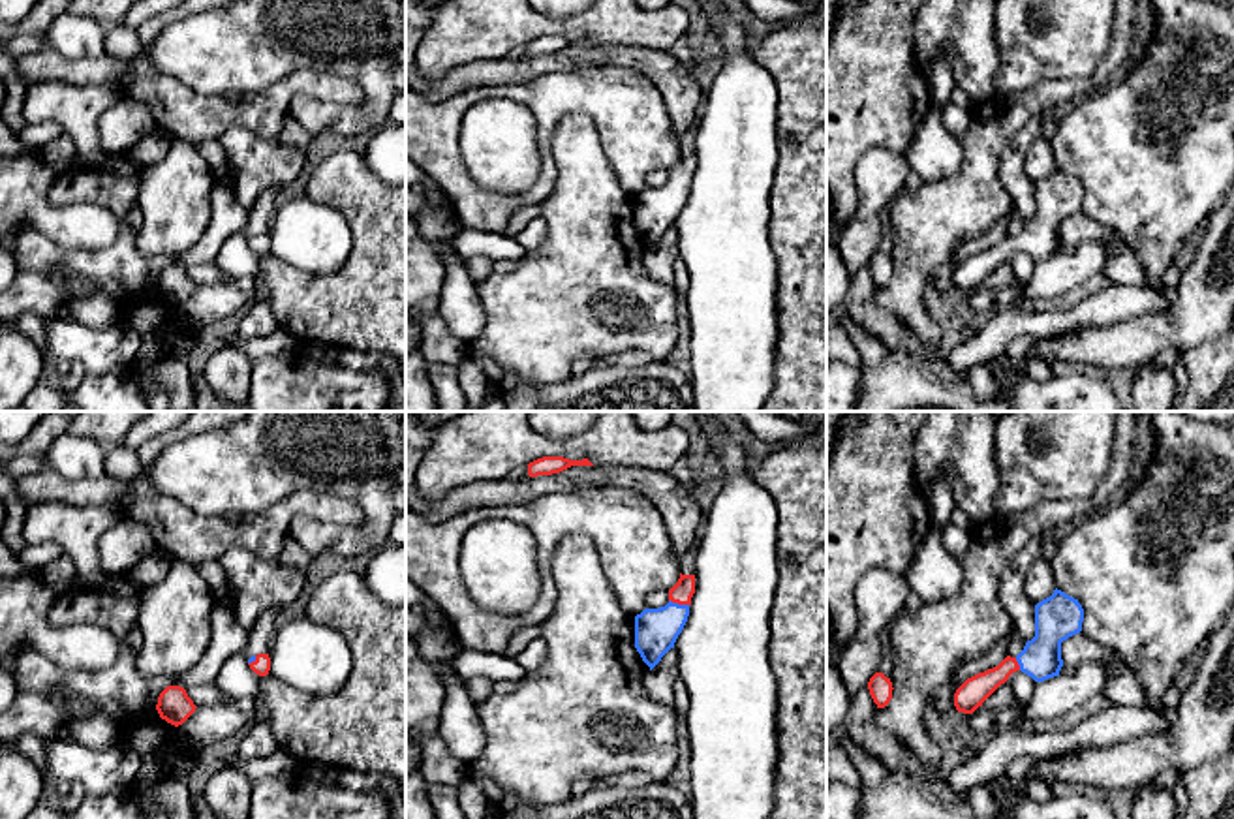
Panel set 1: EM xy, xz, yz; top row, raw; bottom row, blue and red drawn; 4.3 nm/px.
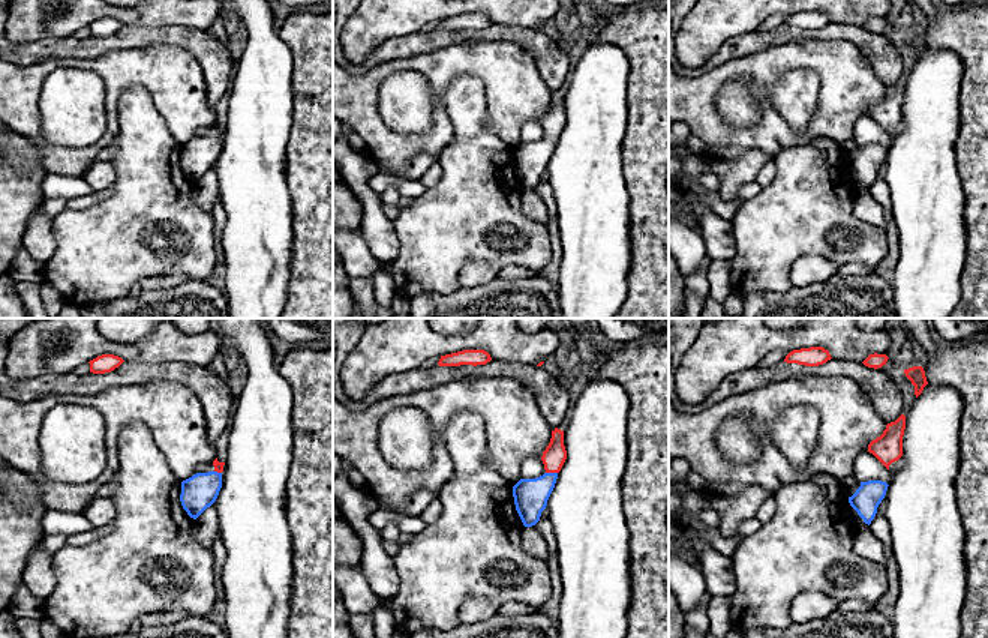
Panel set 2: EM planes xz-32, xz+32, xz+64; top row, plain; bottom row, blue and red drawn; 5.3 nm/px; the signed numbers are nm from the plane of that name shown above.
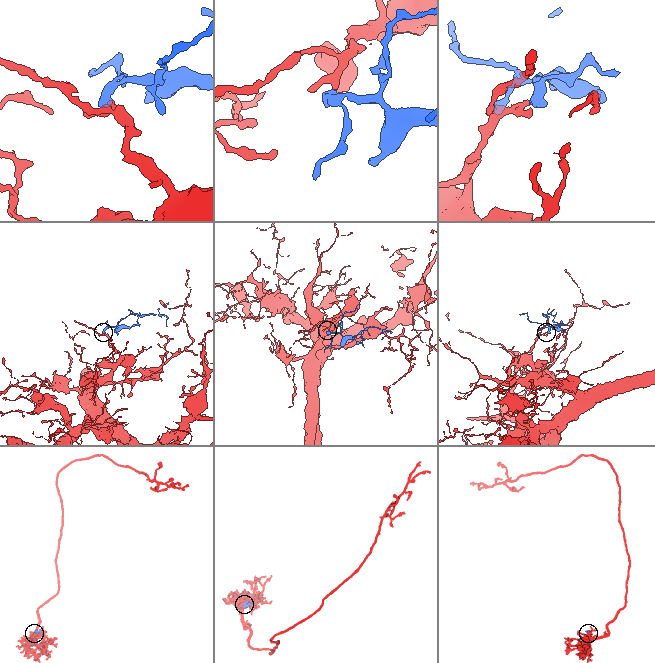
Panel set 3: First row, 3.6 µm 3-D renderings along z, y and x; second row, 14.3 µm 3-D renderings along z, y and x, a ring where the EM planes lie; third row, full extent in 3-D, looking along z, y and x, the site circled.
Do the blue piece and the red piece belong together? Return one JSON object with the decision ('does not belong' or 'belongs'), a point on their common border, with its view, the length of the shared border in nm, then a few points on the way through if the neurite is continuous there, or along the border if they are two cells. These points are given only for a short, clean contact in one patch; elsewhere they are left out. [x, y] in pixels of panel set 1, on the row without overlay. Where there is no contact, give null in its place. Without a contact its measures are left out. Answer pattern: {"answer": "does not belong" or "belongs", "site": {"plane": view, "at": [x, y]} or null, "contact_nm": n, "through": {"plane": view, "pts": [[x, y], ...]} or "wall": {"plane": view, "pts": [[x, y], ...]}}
{"answer": "belongs", "site": {"plane": "xz", "at": [677, 183]}, "contact_nm": 90}

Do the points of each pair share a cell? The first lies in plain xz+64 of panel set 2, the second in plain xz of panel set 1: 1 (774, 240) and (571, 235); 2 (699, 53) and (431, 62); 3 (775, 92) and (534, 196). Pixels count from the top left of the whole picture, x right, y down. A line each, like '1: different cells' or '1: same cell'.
1: same cell
2: same cell
3: different cells

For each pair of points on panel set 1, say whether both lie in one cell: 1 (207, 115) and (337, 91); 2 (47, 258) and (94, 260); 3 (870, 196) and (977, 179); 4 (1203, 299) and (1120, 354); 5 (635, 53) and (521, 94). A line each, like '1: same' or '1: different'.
1: same
2: same
3: different
4: same
5: different

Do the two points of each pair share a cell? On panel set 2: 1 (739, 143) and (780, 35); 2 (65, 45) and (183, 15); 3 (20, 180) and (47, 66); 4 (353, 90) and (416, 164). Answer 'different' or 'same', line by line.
1: different
2: different
3: different
4: different

